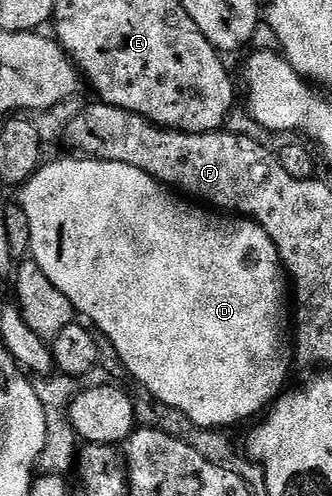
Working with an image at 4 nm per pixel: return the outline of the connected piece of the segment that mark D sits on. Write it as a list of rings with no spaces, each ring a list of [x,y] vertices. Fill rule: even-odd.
[[[85,156],[70,157],[74,158],[47,161],[21,187],[20,205],[28,216],[32,261],[40,264],[44,276],[48,276],[48,280],[52,280],[52,284],[56,284],[56,288],[60,288],[60,292],[68,296],[81,317],[83,314],[84,317],[91,318],[86,320],[92,323],[93,329],[101,337],[109,340],[112,348],[116,348],[119,363],[147,390],[146,394],[151,399],[178,409],[194,426],[206,430],[221,431],[237,422],[246,422],[254,417],[257,419],[287,389],[290,358],[292,362],[292,342],[288,337],[288,282],[284,277],[282,261],[276,252],[276,244],[272,244],[268,232],[264,232],[262,226],[249,218],[215,216],[201,205],[191,204],[189,201],[178,202],[179,195],[173,189],[123,162],[105,162]]]

